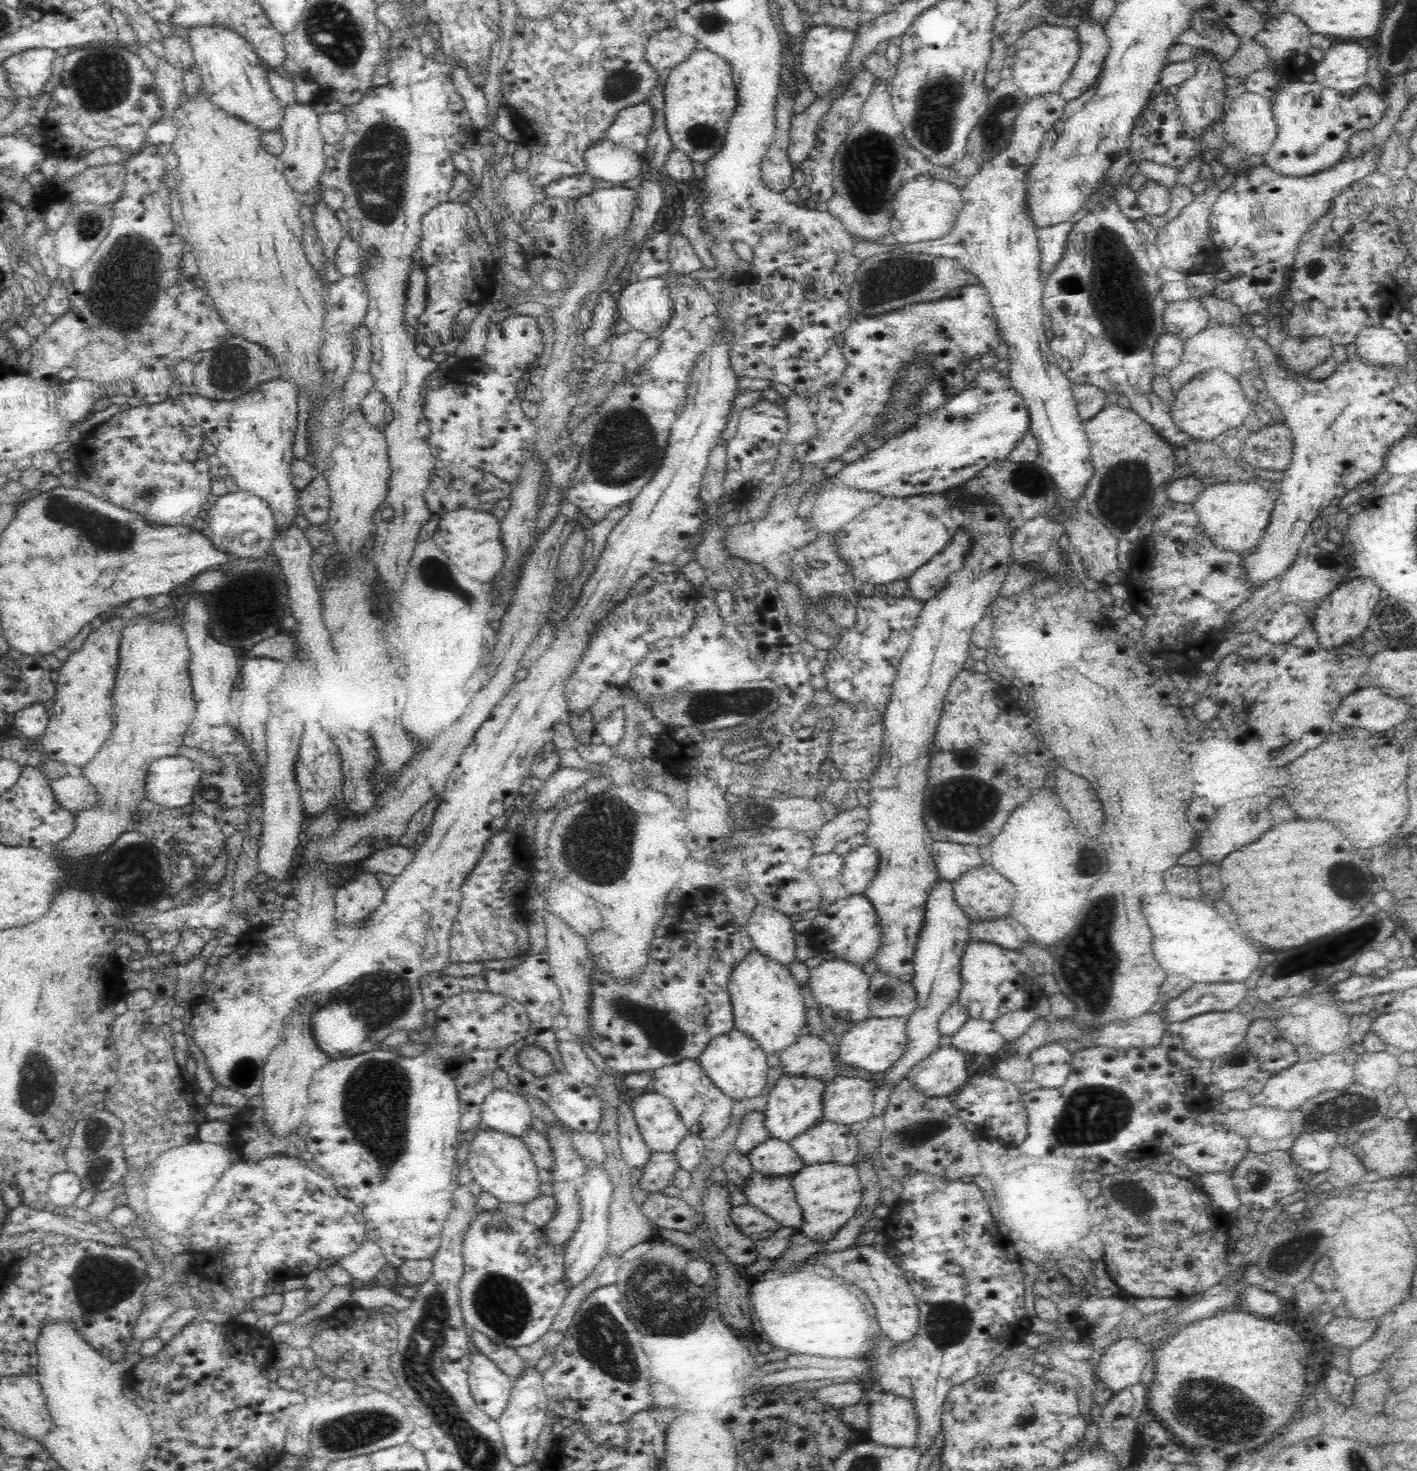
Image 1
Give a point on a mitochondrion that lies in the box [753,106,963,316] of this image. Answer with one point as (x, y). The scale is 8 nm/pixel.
(871, 160)

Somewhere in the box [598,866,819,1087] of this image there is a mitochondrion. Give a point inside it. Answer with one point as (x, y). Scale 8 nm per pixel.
(667, 1035)

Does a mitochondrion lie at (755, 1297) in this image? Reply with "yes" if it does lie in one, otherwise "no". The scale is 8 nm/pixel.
no

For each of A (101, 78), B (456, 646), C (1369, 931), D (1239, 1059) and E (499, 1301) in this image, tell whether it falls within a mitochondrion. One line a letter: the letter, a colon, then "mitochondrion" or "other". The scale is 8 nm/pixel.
A: mitochondrion
B: other
C: mitochondrion
D: mitochondrion
E: mitochondrion

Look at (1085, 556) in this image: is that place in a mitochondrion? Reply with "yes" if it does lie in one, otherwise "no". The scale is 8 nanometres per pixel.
no

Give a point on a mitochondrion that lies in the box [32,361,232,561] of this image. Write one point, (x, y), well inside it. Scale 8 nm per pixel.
(109, 535)

